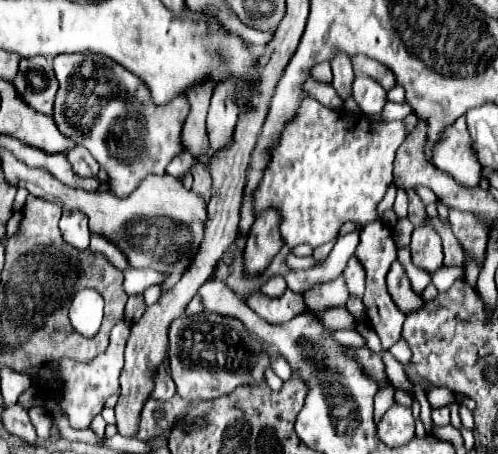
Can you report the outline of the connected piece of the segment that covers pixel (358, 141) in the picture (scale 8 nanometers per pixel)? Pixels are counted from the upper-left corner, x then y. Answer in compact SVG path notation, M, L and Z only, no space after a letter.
M306 96L296 112L296 118L284 128L280 146L272 152L274 160L274 192L276 210L282 214L282 236L288 248L298 244L310 244L312 248L322 246L338 236L344 222L352 220L358 226L378 218L376 204L384 198L392 184L392 162L398 146L404 142L404 122L386 122L382 118L368 118L364 114L336 112L314 98Z

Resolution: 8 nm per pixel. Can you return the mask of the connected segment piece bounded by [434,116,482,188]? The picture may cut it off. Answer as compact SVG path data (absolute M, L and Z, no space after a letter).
M460 116L448 134L444 134L444 142L436 146L434 166L448 172L458 184L466 188L476 188L482 178L482 166L472 150L472 140L466 130L466 120Z

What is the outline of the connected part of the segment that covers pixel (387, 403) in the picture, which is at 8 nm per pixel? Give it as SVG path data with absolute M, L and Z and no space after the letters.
M388 388L386 390L380 390L376 394L376 400L374 400L374 424L376 426L382 420L384 410L388 410L392 406L392 394L394 394L394 390L388 390Z

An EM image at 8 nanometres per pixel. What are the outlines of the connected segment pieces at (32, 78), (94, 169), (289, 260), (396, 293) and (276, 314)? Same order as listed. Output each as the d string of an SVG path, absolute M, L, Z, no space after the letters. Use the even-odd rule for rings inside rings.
M46 58L20 60L18 74L12 80L18 96L36 112L52 114L52 102L58 90L56 76L52 74L52 62Z
M76 146L76 150L72 150L72 154L68 154L68 162L72 164L74 174L80 178L88 178L88 176L96 178L98 176L98 170L100 170L98 162L82 146Z
M293 253L286 258L286 264L291 270L305 270L322 264L316 262L311 257L296 257Z
M398 260L392 262L392 268L388 272L388 292L404 314L412 314L424 306L424 300L414 294L410 280L406 278L406 270Z
M286 290L278 298L268 298L260 292L252 292L246 298L246 304L266 322L270 324L282 324L306 310L302 294L294 294L292 290ZM296 296L298 296L298 308L296 308Z

